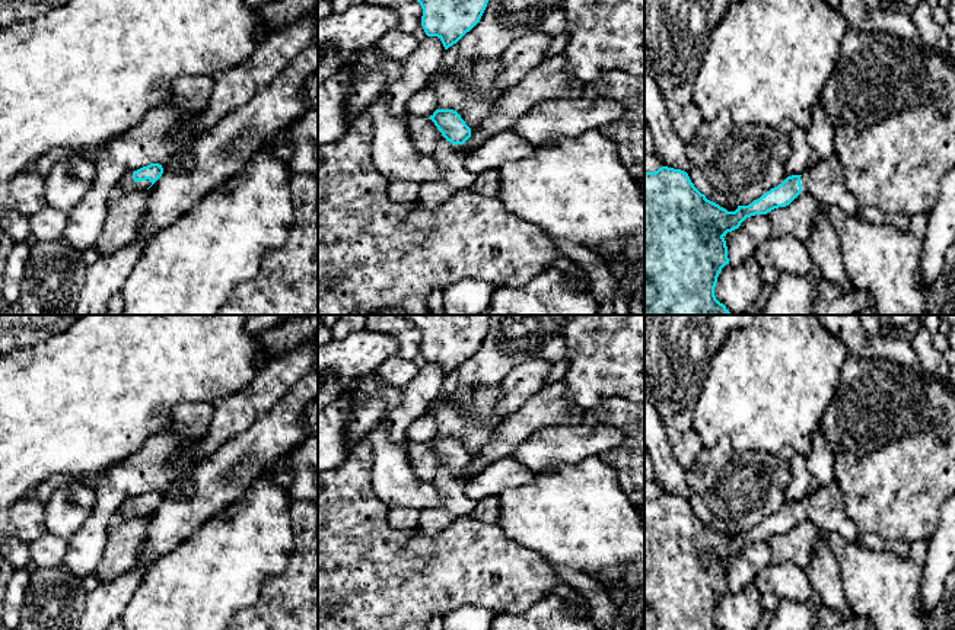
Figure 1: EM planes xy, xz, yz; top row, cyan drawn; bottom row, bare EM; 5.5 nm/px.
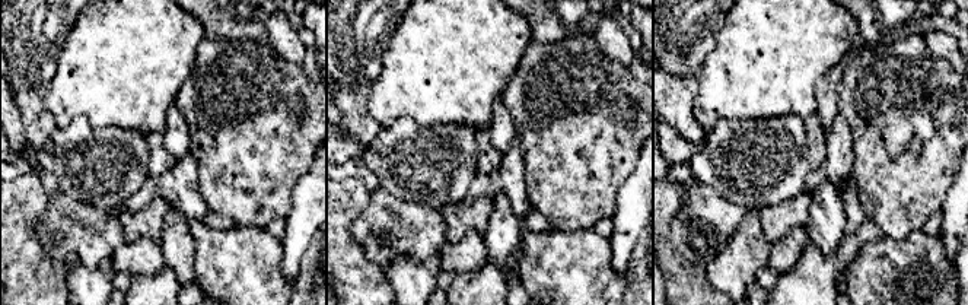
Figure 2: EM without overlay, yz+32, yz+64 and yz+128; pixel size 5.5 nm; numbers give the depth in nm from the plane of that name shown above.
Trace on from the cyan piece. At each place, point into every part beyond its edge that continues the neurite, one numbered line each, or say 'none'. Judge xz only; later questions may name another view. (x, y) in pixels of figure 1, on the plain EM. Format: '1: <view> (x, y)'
1: xz (454, 505)

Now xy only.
1: xy (127, 511)

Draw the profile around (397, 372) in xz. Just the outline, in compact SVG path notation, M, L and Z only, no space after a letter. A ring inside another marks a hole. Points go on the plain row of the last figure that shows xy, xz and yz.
M399 356L389 357L378 370L379 379L391 386L404 389L410 381L418 373L414 360L405 360Z

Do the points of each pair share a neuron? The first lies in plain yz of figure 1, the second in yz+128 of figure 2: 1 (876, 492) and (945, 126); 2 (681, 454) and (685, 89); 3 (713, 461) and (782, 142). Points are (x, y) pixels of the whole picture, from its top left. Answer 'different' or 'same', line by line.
1: same
2: same
3: same

